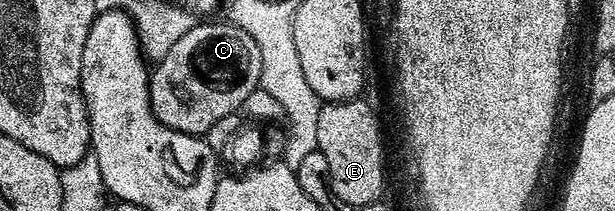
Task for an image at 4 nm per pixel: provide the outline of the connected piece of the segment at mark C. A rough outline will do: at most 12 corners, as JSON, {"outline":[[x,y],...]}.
{"outline":[[195,24],[153,67],[152,112],[205,136],[262,81],[260,48]]}

